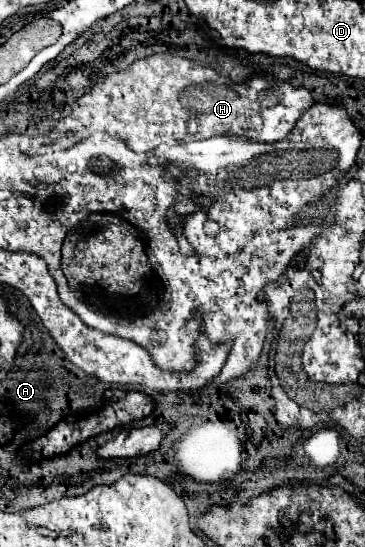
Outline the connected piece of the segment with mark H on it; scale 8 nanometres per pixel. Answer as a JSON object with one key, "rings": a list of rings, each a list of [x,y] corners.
{"rings":[[[153,54],[153,56],[147,56],[147,58],[141,58],[141,60],[135,60],[133,62],[133,66],[131,68],[127,68],[127,70],[121,70],[121,72],[115,72],[115,74],[109,74],[109,76],[105,76],[101,82],[97,82],[89,92],[87,92],[87,96],[83,96],[83,98],[77,98],[75,102],[73,102],[73,106],[71,106],[71,114],[67,116],[67,118],[61,118],[59,122],[57,122],[57,126],[51,130],[50,134],[41,134],[38,136],[49,136],[51,138],[51,142],[47,142],[47,144],[37,144],[37,146],[29,146],[23,154],[25,156],[45,156],[45,160],[49,158],[49,160],[63,160],[63,162],[59,162],[57,166],[65,166],[65,154],[67,154],[67,150],[71,150],[77,142],[81,142],[81,140],[90,137],[91,132],[107,132],[107,134],[113,134],[113,136],[119,136],[119,138],[123,138],[125,142],[127,142],[127,146],[133,150],[133,152],[149,152],[149,150],[153,150],[153,148],[157,148],[159,144],[163,144],[163,142],[169,142],[169,140],[175,140],[175,142],[187,142],[187,140],[205,140],[205,138],[213,138],[213,136],[237,136],[237,138],[245,138],[245,140],[251,140],[251,142],[277,142],[277,140],[283,140],[291,130],[293,130],[293,126],[295,126],[295,122],[311,108],[315,104],[315,100],[313,100],[313,96],[309,94],[309,90],[305,90],[305,88],[293,88],[289,82],[279,82],[279,80],[273,80],[273,78],[261,78],[259,82],[255,82],[255,80],[249,80],[249,82],[245,82],[245,84],[237,84],[237,82],[233,82],[233,80],[229,80],[229,78],[225,78],[225,76],[219,76],[215,70],[211,70],[211,68],[205,68],[205,66],[201,66],[201,64],[197,64],[197,62],[193,62],[193,60],[189,60],[189,58],[181,58],[181,56],[173,56],[173,54]]]}

